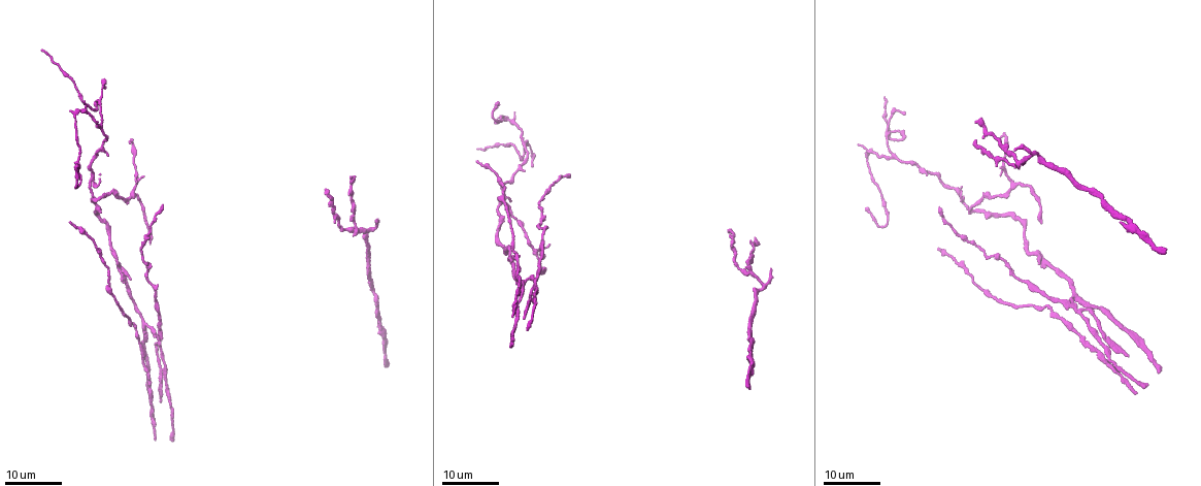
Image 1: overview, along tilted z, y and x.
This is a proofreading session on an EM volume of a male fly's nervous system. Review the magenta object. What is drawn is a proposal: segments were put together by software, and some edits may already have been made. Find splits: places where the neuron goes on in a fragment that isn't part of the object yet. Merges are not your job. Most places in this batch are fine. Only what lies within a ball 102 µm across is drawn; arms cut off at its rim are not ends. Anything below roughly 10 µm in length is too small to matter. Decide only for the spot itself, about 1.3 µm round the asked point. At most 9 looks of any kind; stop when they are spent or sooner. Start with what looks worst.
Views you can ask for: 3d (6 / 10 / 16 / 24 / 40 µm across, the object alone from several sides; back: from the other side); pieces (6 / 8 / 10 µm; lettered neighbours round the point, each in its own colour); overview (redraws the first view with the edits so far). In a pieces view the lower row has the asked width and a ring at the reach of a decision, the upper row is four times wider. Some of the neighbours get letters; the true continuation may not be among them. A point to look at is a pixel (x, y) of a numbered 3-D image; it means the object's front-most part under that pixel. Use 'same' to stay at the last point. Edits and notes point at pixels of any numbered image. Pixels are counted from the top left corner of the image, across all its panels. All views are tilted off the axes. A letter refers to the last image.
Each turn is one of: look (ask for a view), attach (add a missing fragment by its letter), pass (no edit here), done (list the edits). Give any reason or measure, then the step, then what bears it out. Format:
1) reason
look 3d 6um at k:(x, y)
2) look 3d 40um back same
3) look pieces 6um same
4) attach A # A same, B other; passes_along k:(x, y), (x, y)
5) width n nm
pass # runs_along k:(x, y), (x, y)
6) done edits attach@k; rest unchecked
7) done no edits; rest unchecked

free end
look 3d 24um at 1:(160, 399)

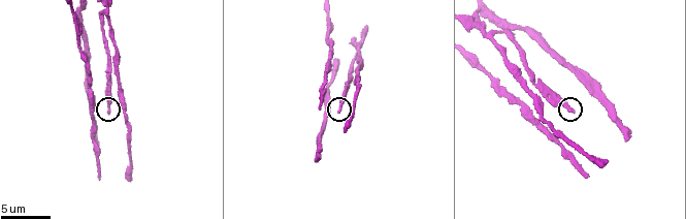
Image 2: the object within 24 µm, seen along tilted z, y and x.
look pieces 6um at 2:(338, 110)

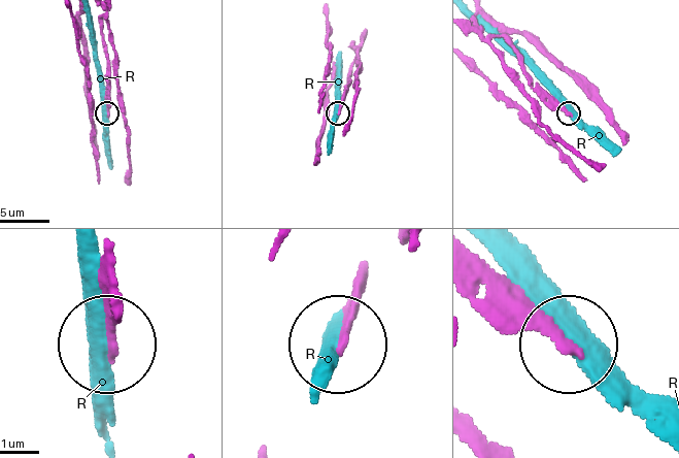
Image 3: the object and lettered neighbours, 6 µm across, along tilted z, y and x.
width 210 nm
pass # R other; runs_along 3:(109, 264), (111, 345); no lettered fragment goes on from it

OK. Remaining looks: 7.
an open end
look 3d 24um at 1:(770, 271)

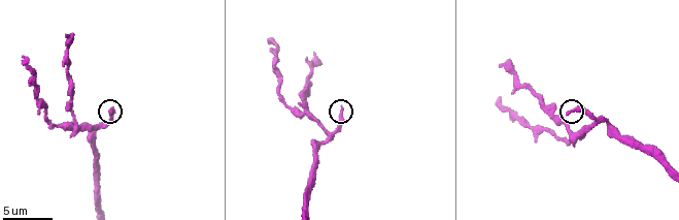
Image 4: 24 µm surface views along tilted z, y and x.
look pieces 10um at 4:(570, 111)

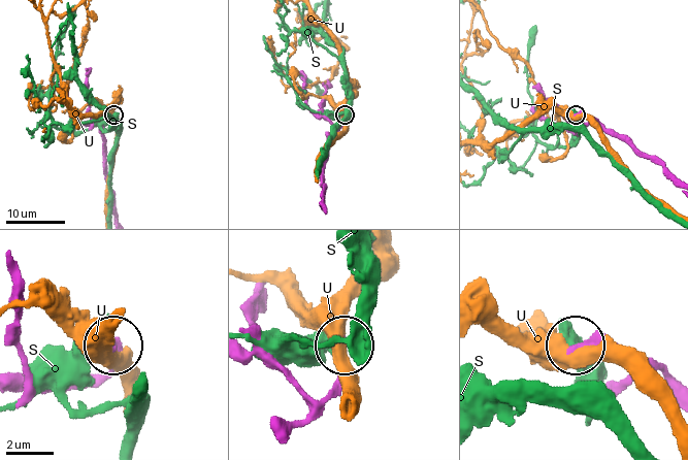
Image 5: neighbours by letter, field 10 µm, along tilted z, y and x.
pass # S other, U other; runs_along 5:(250, 350), (267, 355), (316, 398), (333, 387), (341, 346); none of them fits

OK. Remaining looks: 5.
end of a long branch
look 3d 16um at 1:(70, 221)

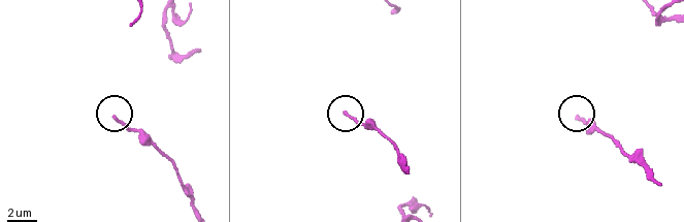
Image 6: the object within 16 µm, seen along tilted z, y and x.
look pieces 8um at 6:(577, 117)

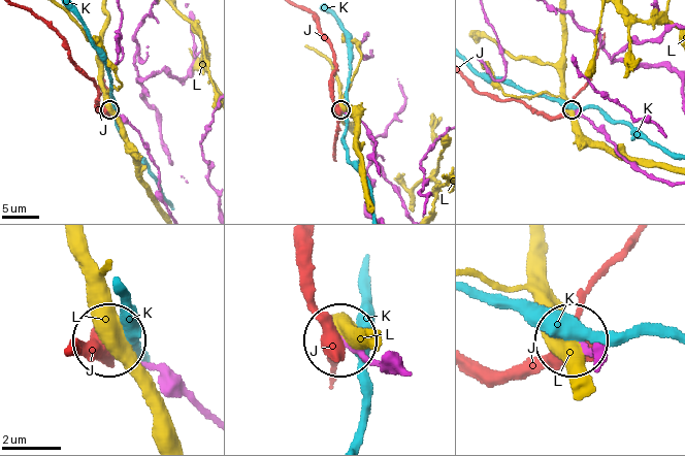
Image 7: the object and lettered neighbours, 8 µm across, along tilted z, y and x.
width 170 nm
pass # J other, K other, L other; runs_along 7:(388, 367), (345, 342); none of them fits

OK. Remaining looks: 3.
long arm stops here
look 3d 24um at 1:(498, 103)

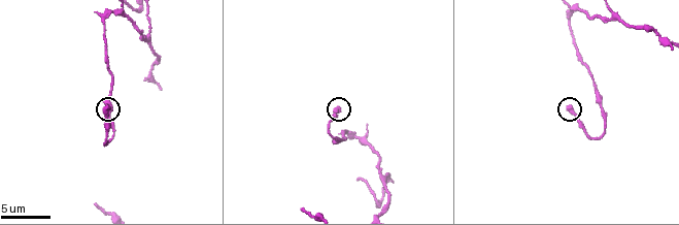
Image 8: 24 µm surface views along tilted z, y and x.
look pieces 6um at 8:(339, 107)

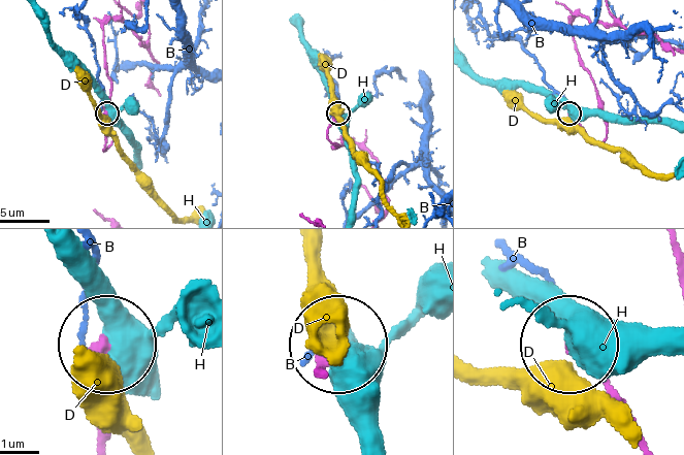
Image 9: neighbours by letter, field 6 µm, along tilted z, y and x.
pass # B other, D other, H other; runs_along 9:(102, 437), (101, 350); none of them fits

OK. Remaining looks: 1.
done no edits; rest unchecked

